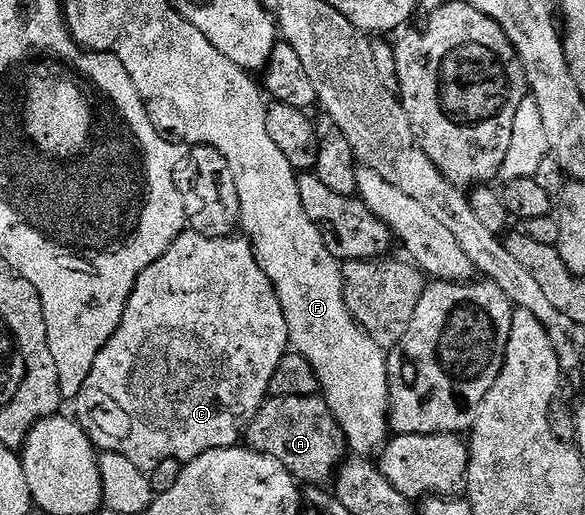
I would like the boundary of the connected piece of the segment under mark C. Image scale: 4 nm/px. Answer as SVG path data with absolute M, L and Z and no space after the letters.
M186 230L154 264L147 266L147 270L139 274L115 334L107 342L107 346L99 350L99 358L95 358L95 366L91 366L91 374L83 390L77 395L75 419L101 452L119 454L127 458L127 462L135 462L135 466L143 470L155 469L165 459L188 462L199 458L207 450L235 448L242 443L246 428L258 410L264 406L269 396L271 378L275 378L275 370L279 370L279 362L290 348L283 306L279 302L273 283L267 278L267 274L263 274L248 240L236 235L207 238L198 232Z

